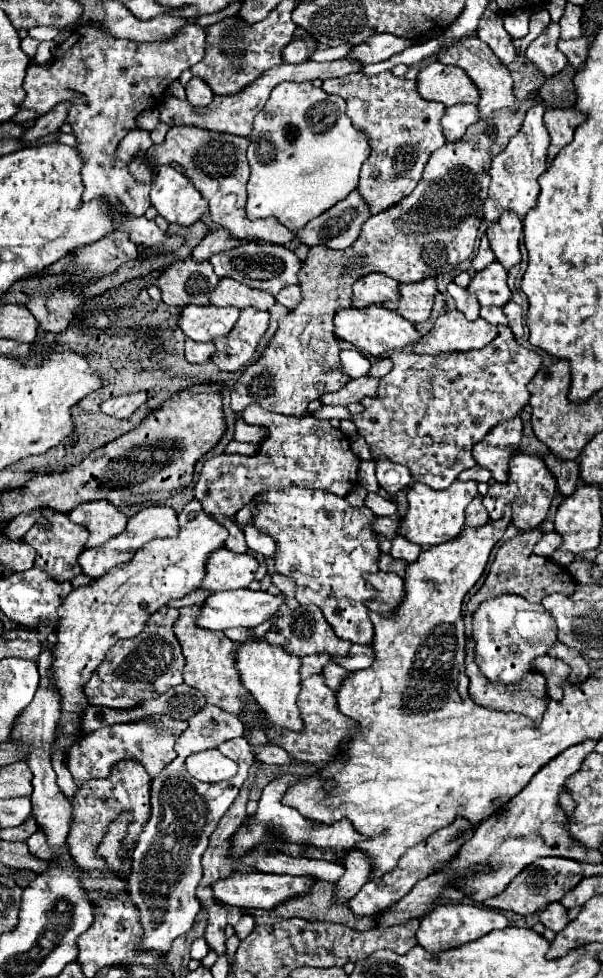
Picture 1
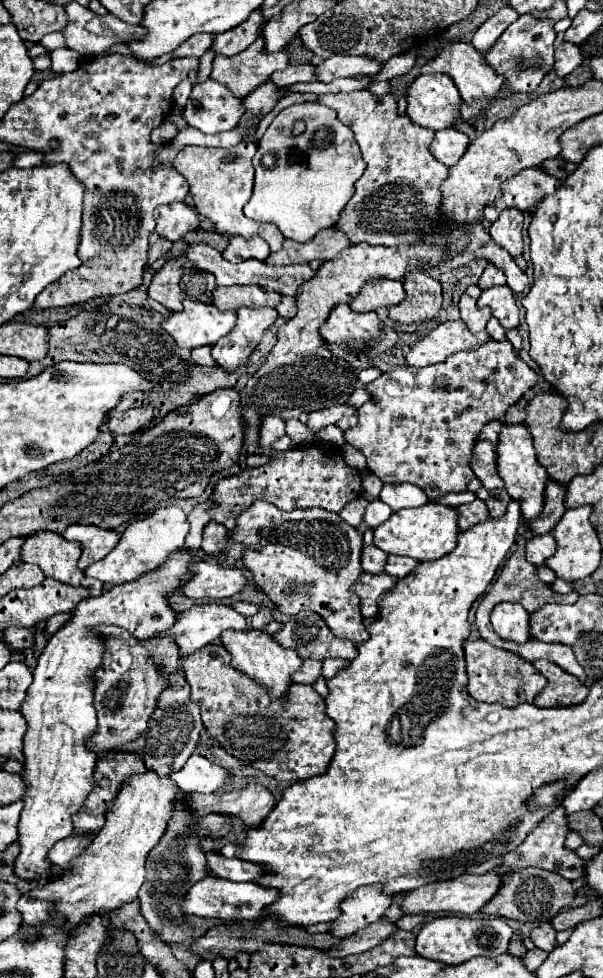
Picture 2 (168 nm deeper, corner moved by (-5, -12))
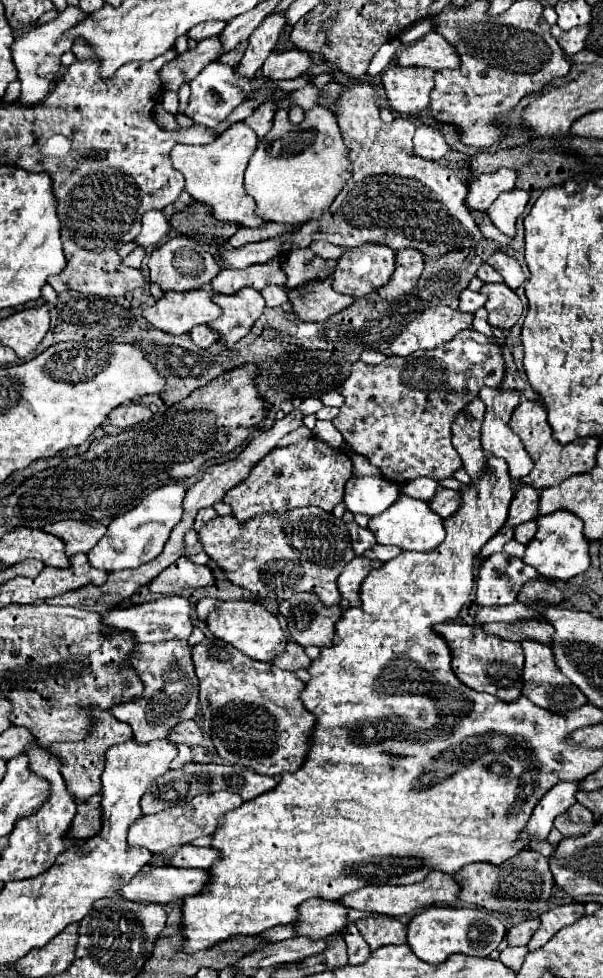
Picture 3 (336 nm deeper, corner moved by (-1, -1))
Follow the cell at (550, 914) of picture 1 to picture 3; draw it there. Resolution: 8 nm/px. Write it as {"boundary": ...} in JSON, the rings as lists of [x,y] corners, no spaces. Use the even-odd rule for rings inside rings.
{"boundary":[[[528,918],[516,926],[512,926],[508,930],[508,942],[510,946],[526,946],[532,938],[532,934],[538,930],[540,926],[540,920],[538,918]]]}

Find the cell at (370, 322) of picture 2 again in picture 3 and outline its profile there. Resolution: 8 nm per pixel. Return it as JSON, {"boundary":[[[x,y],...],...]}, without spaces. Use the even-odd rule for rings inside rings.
{"boundary":[[[330,278],[288,290],[288,296],[296,316],[304,322],[326,322],[340,310],[354,304],[352,296],[342,296],[332,288]]]}

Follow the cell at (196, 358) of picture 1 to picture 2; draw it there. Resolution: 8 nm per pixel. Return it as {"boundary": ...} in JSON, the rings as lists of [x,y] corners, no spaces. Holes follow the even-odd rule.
{"boundary":[[[210,345],[208,347],[198,347],[198,349],[194,349],[192,351],[192,359],[198,363],[198,365],[214,365],[216,361],[212,359],[212,355],[210,355]]]}

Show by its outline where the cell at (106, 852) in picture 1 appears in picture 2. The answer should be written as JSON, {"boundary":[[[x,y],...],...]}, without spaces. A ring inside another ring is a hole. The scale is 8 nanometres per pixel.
{"boundary":[[[146,771],[140,775],[130,775],[114,801],[110,801],[106,811],[104,829],[98,831],[94,841],[70,861],[70,867],[62,871],[62,877],[50,879],[44,885],[24,893],[16,903],[22,917],[20,933],[38,929],[50,921],[50,905],[56,905],[56,911],[64,915],[66,929],[76,929],[80,923],[86,923],[94,915],[114,911],[138,897],[138,889],[146,881],[146,859],[150,849],[160,841],[166,825],[170,821],[170,801],[174,793],[182,793],[170,777],[160,777],[158,773]]]}

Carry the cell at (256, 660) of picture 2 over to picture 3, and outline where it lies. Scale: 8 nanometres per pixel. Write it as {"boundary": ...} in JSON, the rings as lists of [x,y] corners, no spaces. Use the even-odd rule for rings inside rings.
{"boundary":[[[222,602],[208,616],[206,624],[216,638],[222,638],[224,642],[232,642],[234,648],[244,652],[248,658],[260,660],[260,662],[272,662],[278,654],[284,652],[288,644],[276,616],[254,602]]]}

